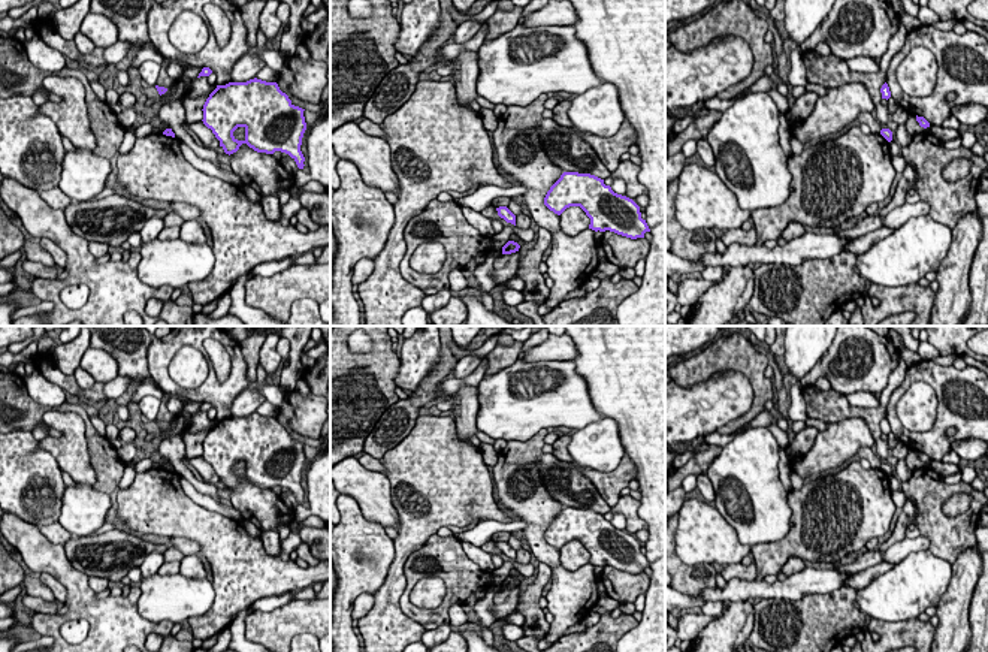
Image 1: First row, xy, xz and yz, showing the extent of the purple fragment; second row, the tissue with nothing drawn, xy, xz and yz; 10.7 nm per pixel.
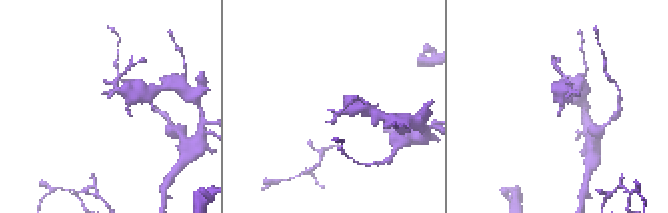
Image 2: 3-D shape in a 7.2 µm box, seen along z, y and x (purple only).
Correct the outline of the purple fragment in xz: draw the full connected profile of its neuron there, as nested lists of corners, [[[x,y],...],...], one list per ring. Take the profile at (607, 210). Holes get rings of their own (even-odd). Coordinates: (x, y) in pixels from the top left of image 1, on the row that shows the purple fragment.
[[[564,172],[547,191],[544,205],[558,215],[569,206],[580,206],[595,232],[610,230],[631,239],[650,232],[632,199],[614,193],[604,179],[590,173]]]

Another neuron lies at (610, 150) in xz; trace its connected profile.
[[[625,118],[616,135],[610,138],[595,136],[583,132],[583,139],[592,147],[601,162],[610,172],[614,172],[620,163],[620,157],[637,144],[637,132]]]

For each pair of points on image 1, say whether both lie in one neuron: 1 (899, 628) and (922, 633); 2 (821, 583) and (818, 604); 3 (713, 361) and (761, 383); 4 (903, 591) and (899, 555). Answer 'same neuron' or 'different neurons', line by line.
1: same neuron
2: different neurons
3: same neuron
4: different neurons

